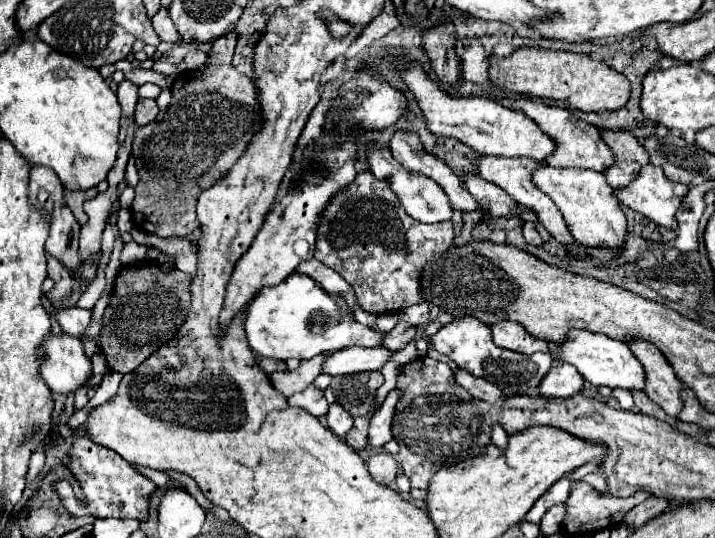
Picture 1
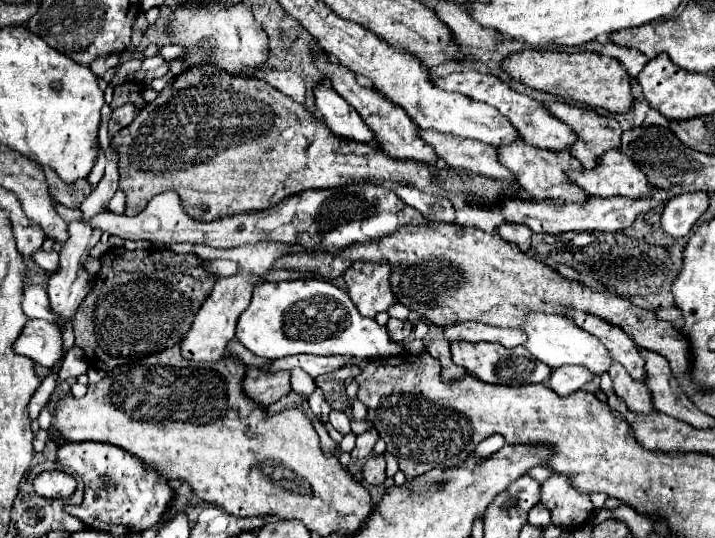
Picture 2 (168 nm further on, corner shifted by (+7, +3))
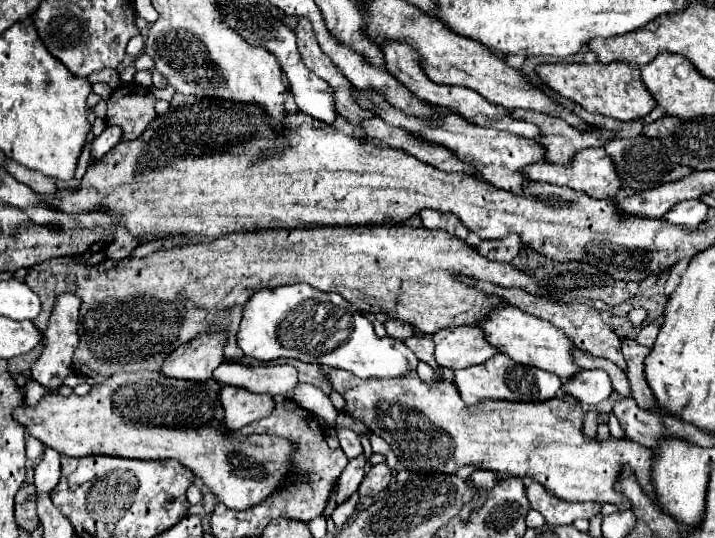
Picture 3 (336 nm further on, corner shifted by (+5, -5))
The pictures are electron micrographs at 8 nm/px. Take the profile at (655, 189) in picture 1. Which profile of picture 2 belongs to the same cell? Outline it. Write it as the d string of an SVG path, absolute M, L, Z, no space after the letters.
M607 150L601 154L595 168L569 170L567 176L573 184L595 196L609 198L621 194L627 198L645 198L651 194L651 186L647 186L643 172L617 150Z

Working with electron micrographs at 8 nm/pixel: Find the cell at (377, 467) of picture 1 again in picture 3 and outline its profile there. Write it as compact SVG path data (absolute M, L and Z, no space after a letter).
M377 464L369 470L369 474L363 478L361 486L359 486L359 494L361 496L375 496L381 490L385 490L391 482L391 470L387 464Z

